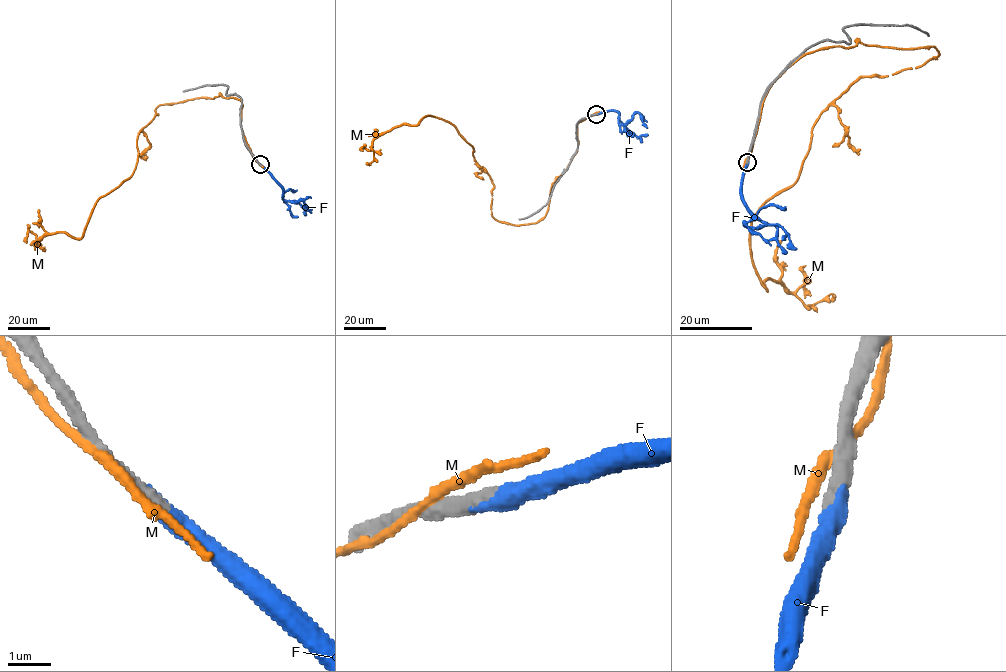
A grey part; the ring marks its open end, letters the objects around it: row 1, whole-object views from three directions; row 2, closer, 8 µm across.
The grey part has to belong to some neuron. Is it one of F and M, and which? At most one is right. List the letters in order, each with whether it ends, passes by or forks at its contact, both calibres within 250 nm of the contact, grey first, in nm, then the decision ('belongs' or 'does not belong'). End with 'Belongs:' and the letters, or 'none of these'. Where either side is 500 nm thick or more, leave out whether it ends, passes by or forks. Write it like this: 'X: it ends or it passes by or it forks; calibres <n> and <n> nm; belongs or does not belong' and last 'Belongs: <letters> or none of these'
F: it ends; calibres 420 and 420 nm; belongs
M: it passes by; calibres 320 and 240 nm; does not belong
Belongs: F

